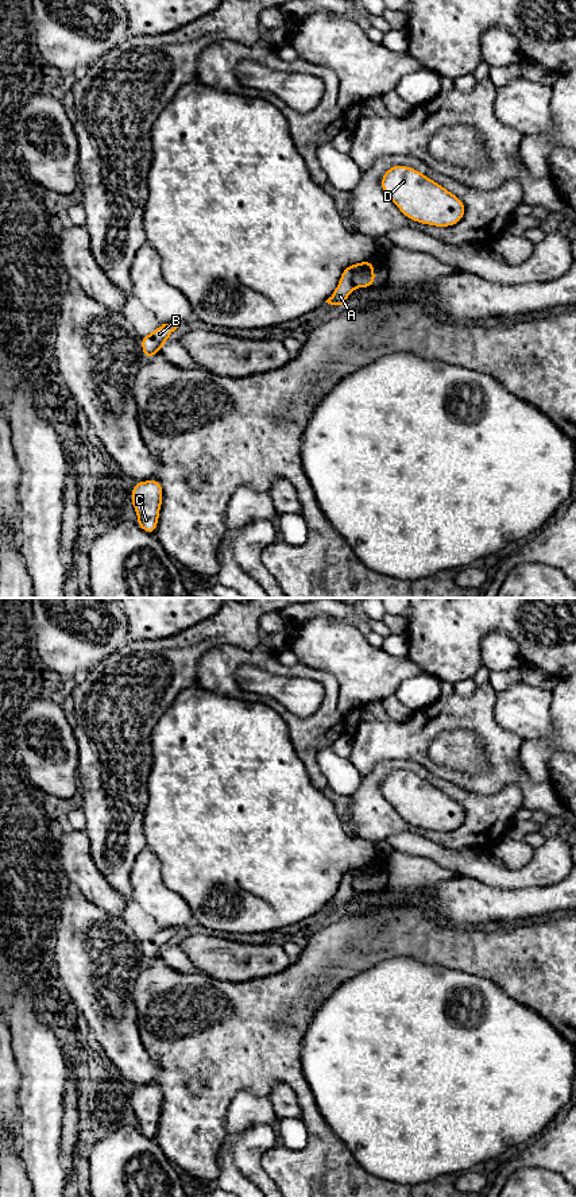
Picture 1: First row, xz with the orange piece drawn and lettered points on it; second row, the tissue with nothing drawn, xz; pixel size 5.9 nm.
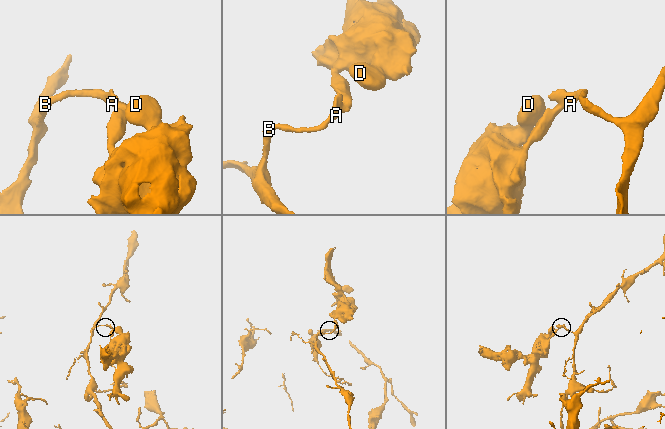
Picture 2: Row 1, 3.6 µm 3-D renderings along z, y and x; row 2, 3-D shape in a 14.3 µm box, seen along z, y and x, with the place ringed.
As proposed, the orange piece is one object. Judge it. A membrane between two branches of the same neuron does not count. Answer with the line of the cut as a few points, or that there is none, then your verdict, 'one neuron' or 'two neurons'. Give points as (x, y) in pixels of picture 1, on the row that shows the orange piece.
cut xz (352, 265), (352, 282), (356, 286); two neurons

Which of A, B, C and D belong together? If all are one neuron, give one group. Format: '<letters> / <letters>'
A B C / D

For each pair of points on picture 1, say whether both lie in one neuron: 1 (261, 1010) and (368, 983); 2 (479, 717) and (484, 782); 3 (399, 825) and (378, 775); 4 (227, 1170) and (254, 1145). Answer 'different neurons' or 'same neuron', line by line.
1: different neurons
2: same neuron
3: same neuron
4: different neurons

